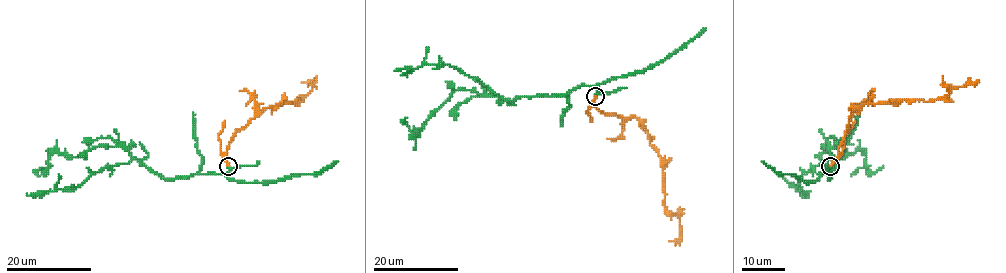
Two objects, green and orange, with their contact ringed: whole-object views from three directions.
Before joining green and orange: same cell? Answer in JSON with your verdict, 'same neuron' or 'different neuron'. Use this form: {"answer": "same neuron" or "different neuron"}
{"answer": "same neuron"}

